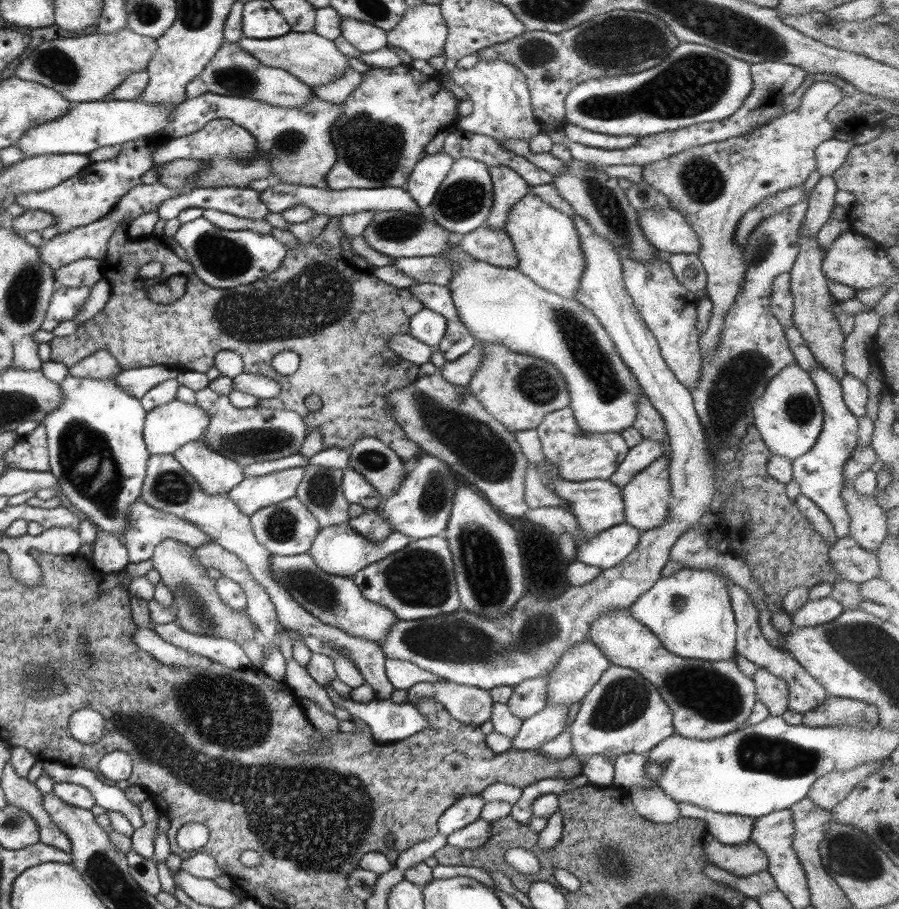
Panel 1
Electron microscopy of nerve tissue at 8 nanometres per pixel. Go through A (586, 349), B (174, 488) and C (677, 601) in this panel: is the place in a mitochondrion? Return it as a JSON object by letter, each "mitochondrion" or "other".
{"A":"mitochondrion","B":"mitochondrion","C":"mitochondrion"}

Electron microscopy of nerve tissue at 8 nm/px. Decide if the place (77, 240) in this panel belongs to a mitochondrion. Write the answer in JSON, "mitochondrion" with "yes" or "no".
{"mitochondrion":"no"}

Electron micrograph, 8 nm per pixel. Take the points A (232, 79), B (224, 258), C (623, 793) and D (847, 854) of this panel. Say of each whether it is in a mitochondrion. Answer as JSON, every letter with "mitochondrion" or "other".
{"A":"mitochondrion","B":"mitochondrion","C":"other","D":"mitochondrion"}

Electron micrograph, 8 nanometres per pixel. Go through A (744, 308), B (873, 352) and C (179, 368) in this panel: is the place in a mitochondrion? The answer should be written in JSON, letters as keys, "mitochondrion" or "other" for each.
{"A":"other","B":"other","C":"other"}

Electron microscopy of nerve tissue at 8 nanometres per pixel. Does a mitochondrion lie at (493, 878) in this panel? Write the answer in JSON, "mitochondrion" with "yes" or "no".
{"mitochondrion":"no"}

